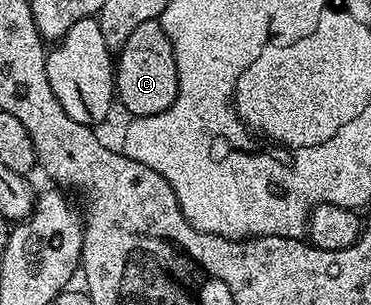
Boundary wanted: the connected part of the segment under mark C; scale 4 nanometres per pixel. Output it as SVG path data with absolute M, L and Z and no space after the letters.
M158 20L143 21L115 55L115 95L130 116L163 113L175 101L179 89L179 73L171 37Z

